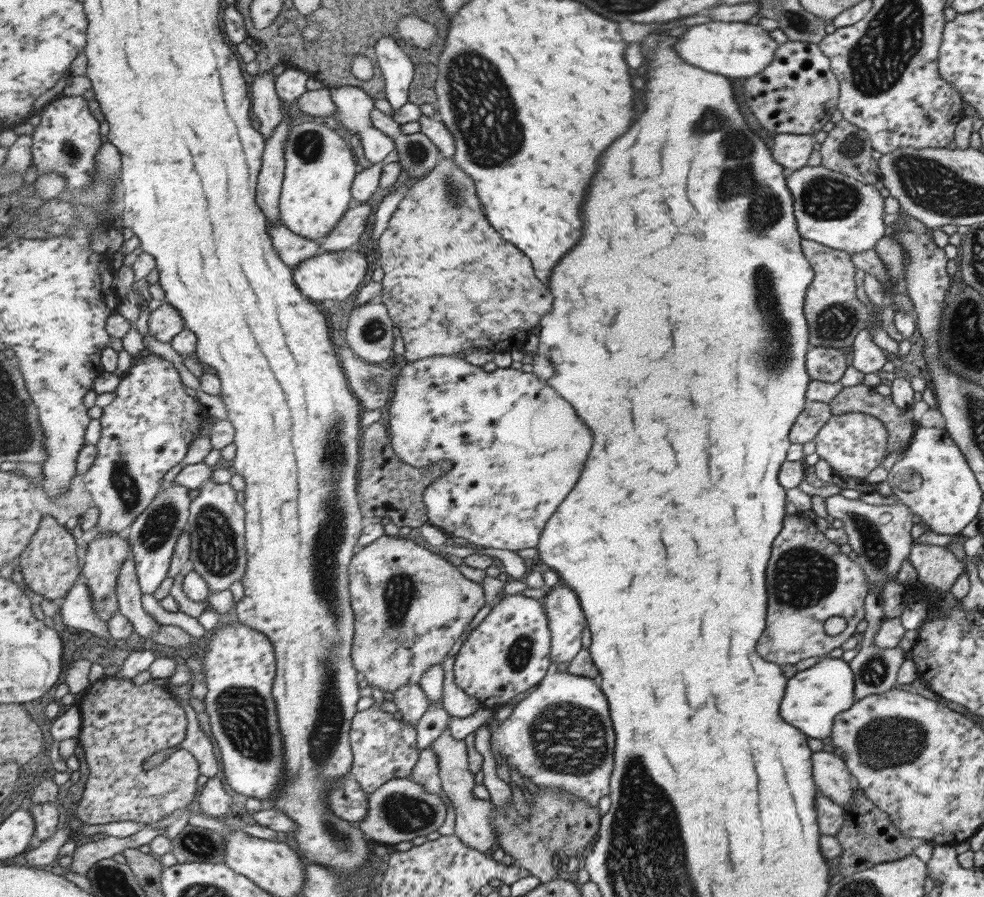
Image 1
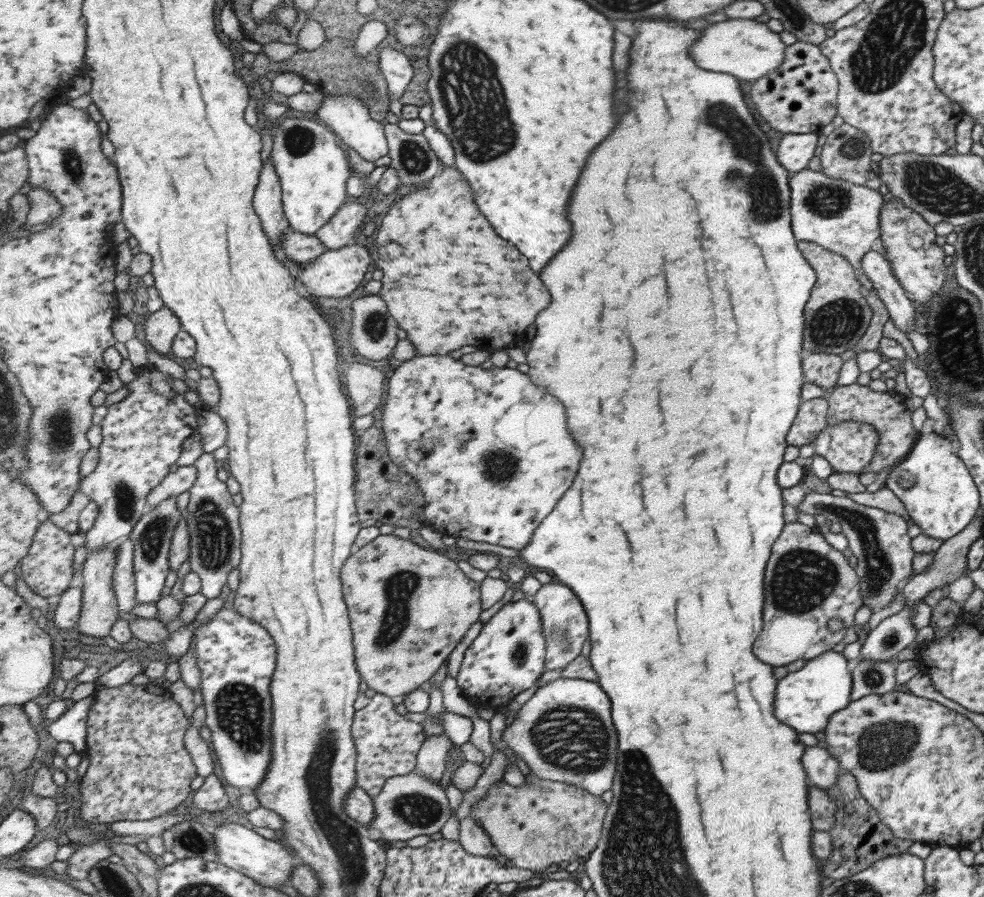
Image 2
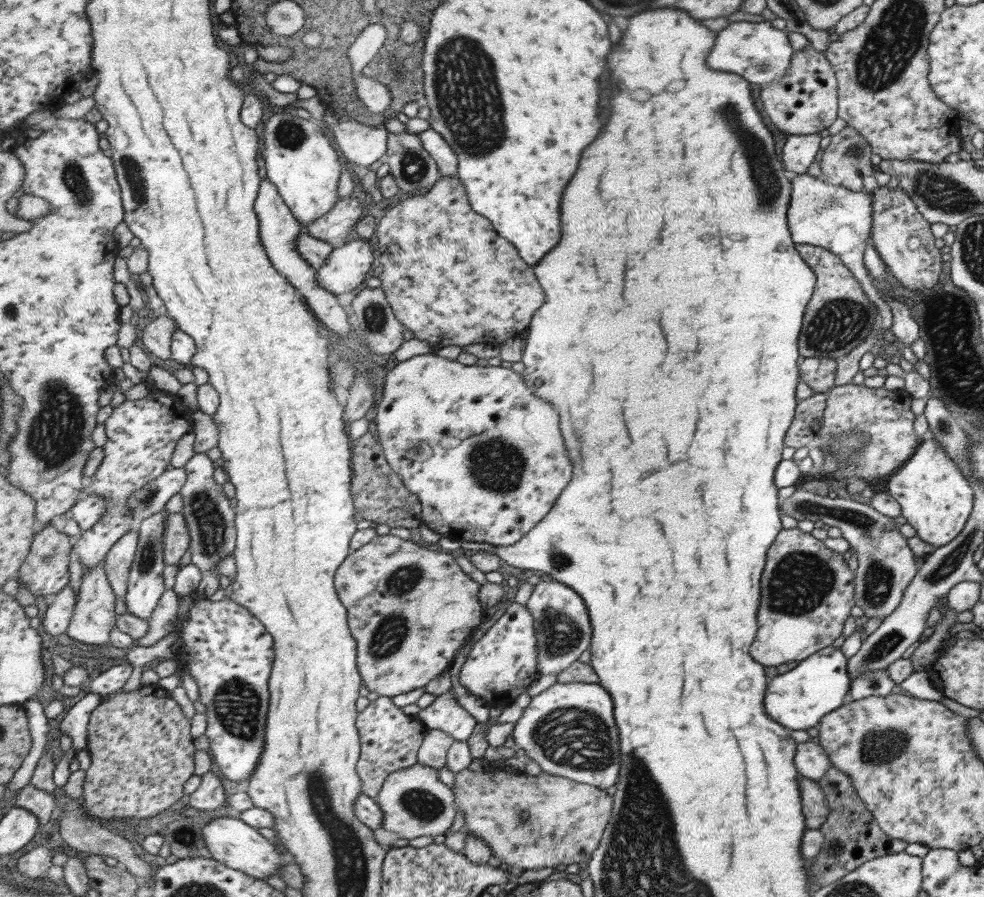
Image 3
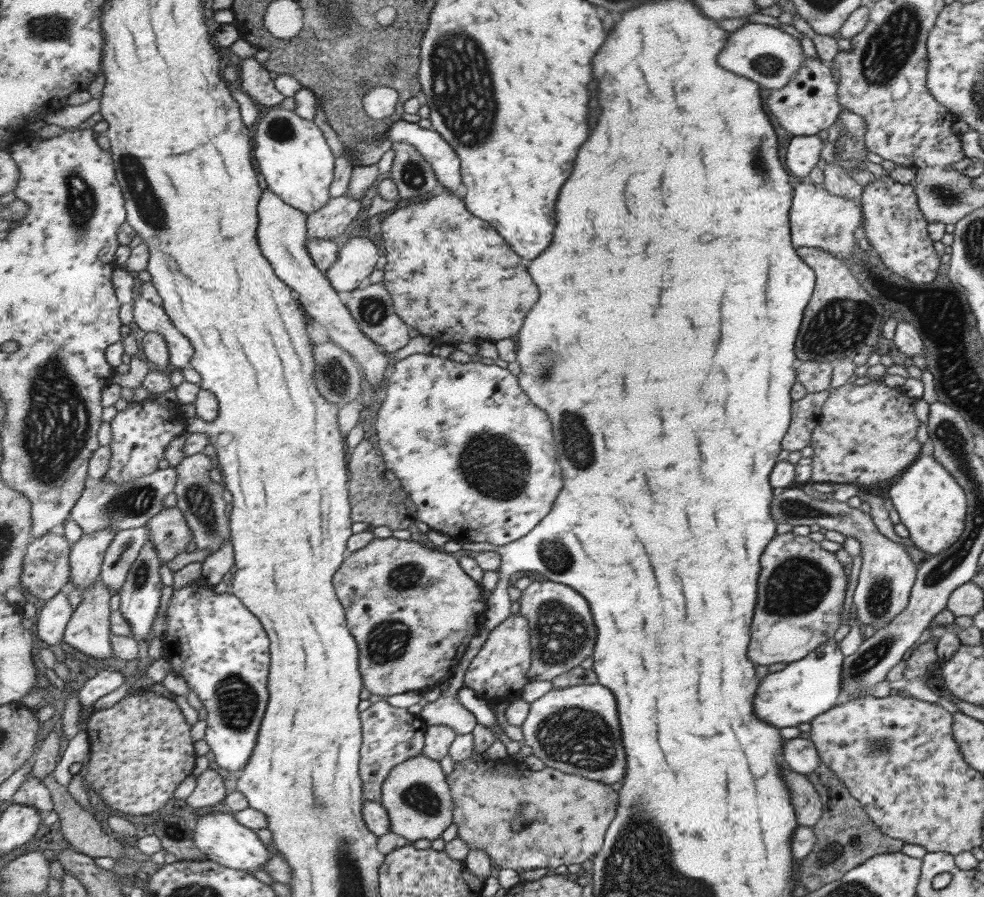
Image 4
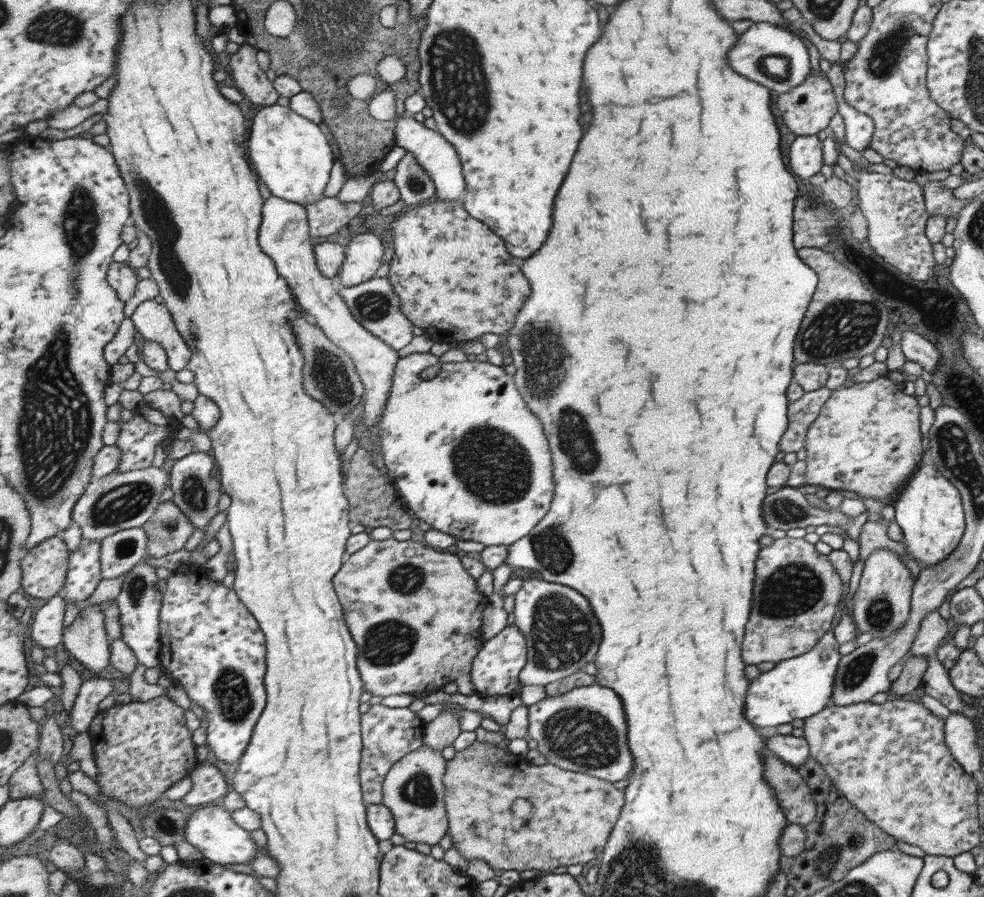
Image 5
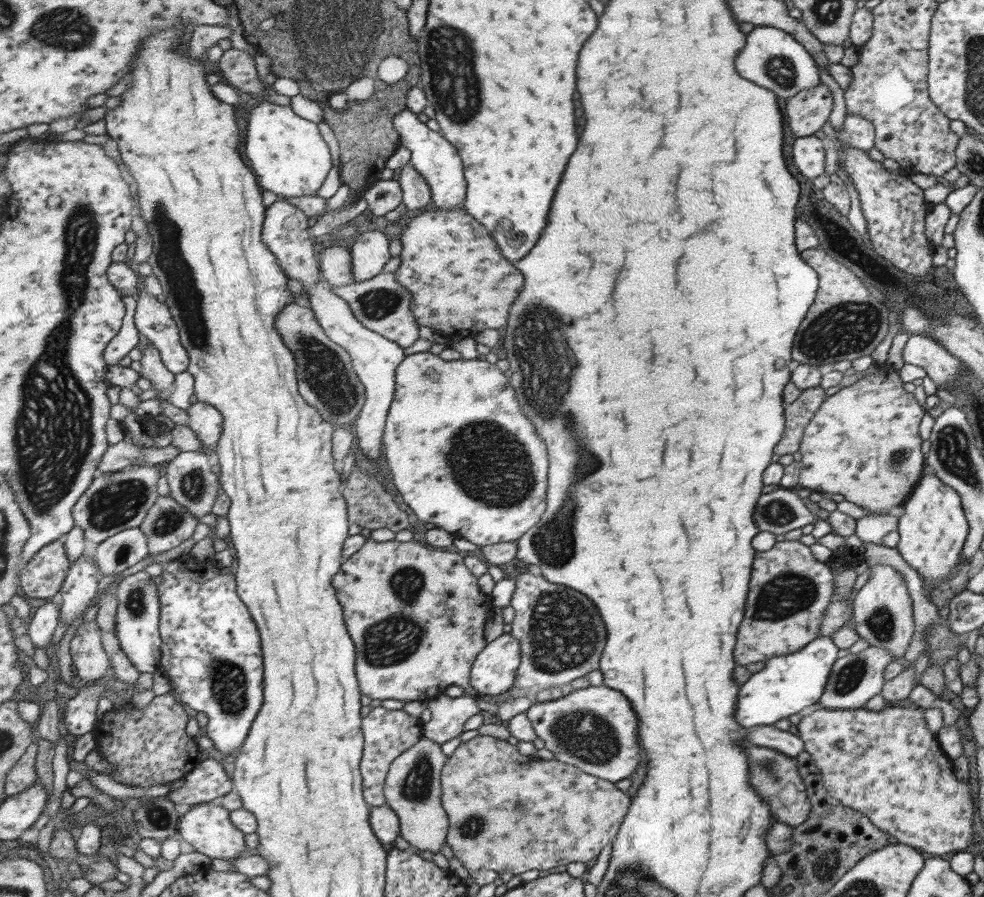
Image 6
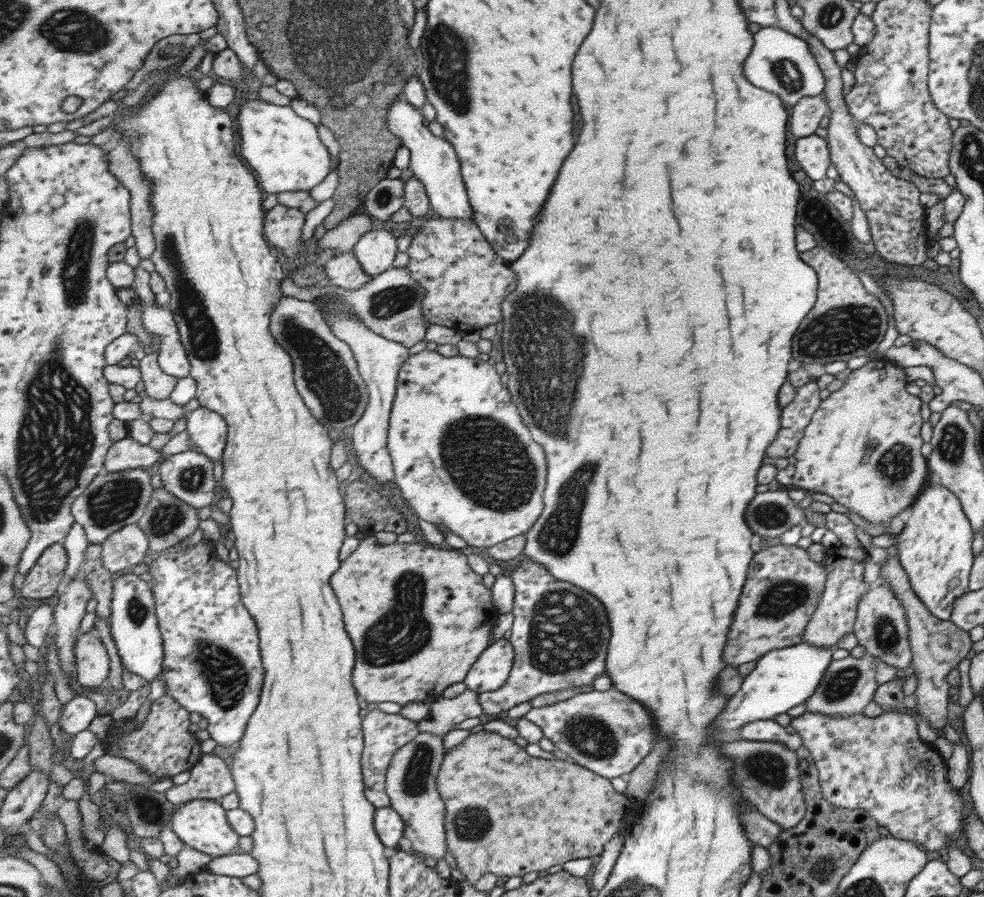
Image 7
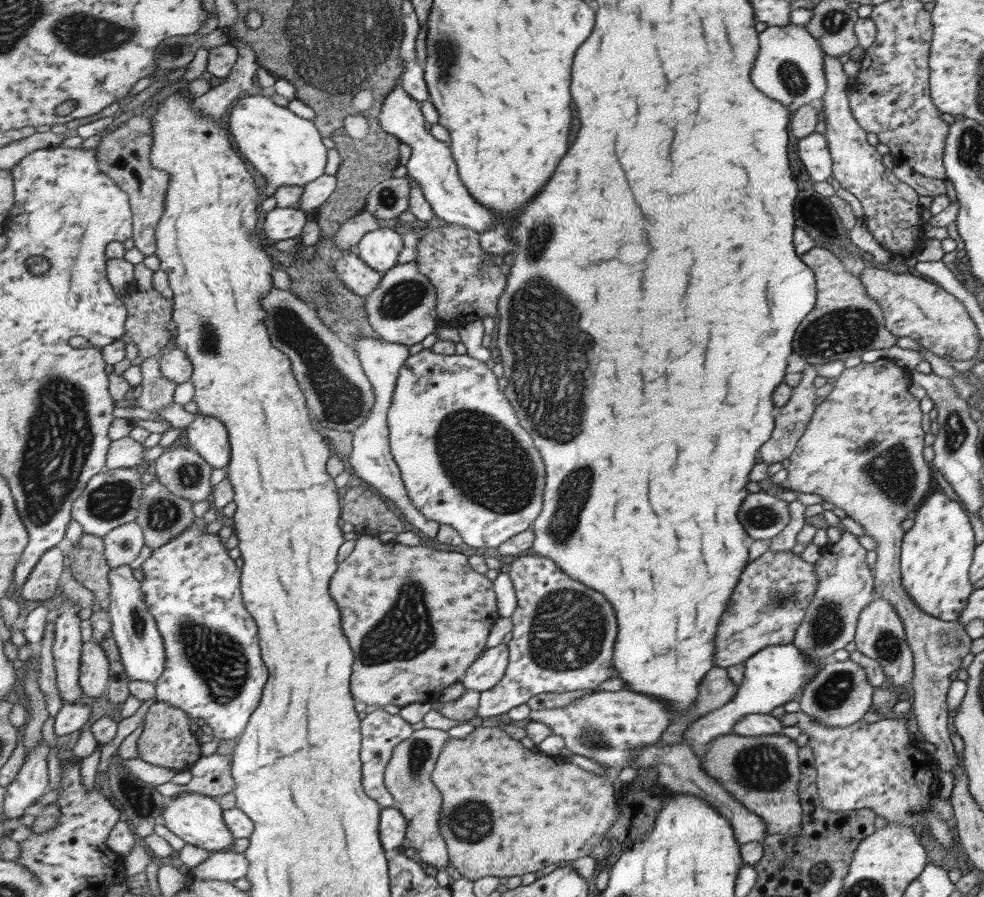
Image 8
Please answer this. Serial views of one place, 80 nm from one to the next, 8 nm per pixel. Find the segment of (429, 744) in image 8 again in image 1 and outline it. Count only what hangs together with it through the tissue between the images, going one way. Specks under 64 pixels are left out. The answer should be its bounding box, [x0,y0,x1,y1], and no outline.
[360,778,447,849]

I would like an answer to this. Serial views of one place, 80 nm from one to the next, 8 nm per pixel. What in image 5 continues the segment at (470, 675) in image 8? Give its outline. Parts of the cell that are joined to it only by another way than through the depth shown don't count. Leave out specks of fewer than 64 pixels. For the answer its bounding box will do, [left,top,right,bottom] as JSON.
[472,624,529,696]

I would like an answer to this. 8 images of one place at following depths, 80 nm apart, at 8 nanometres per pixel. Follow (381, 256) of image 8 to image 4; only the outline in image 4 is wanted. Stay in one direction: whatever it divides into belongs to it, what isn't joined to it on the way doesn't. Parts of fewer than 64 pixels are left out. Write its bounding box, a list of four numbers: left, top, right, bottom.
[325,237,381,292]

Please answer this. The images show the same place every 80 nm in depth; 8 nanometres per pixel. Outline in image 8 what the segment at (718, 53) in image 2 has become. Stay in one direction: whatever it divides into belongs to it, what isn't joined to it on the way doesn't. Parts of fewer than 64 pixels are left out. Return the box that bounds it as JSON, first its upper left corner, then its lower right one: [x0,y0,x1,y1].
[751,25,826,111]

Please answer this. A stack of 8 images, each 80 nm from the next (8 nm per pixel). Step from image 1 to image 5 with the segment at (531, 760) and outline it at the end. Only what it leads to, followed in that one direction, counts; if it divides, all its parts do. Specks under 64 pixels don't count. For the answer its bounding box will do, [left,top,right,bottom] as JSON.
[527,682,636,782]

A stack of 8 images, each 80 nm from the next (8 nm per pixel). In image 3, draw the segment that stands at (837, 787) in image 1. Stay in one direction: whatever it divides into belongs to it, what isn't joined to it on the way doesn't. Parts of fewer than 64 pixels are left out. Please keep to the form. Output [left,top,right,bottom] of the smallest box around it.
[792,740,831,782]

